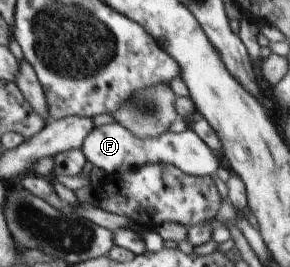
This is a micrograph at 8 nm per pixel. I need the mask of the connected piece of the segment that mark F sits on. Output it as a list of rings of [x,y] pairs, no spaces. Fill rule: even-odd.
[[[117,122],[95,126],[83,140],[81,152],[95,167],[106,173],[115,173],[119,167],[141,167],[143,164],[161,162],[176,165],[181,171],[192,176],[214,177],[217,168],[224,165],[191,129],[180,133],[167,131],[157,138],[139,139]]]

